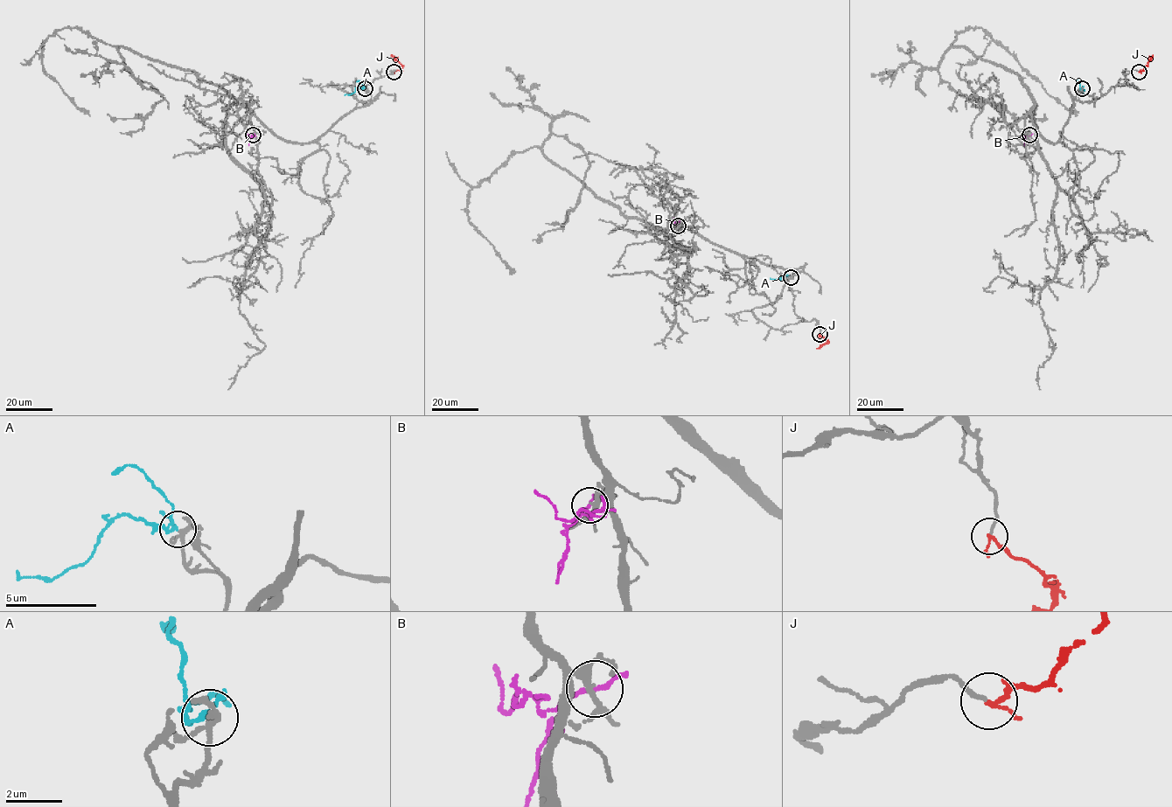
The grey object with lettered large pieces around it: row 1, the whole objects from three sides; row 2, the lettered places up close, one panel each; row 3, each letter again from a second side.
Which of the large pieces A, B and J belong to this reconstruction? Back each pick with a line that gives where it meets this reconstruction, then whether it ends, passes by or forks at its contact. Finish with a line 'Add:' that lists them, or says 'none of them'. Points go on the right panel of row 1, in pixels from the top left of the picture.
A: contact (1082, 88); it passes by
Add: A

